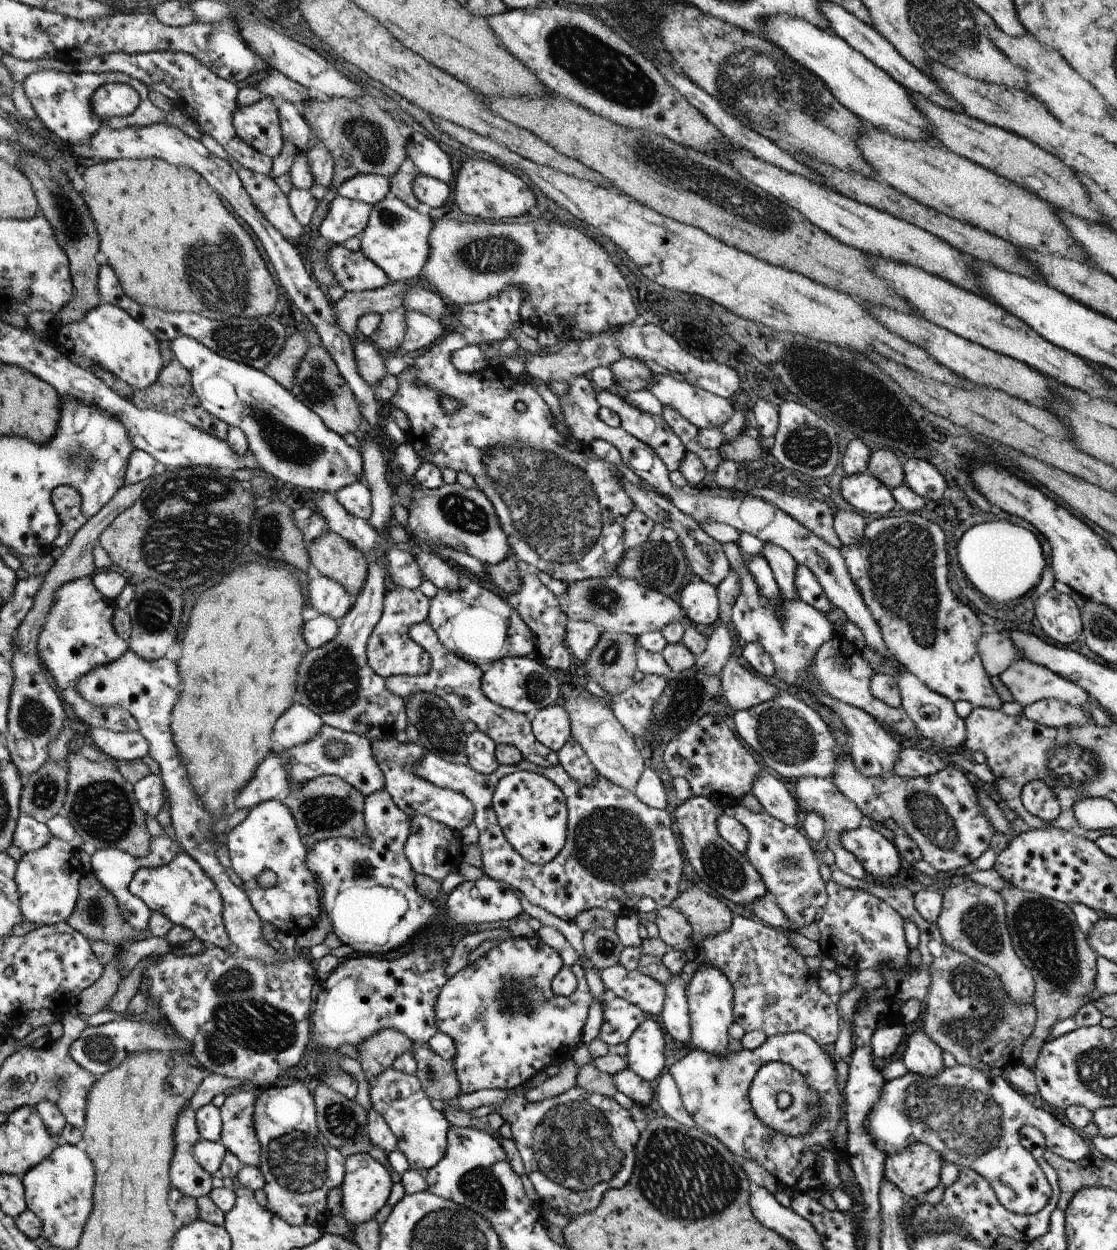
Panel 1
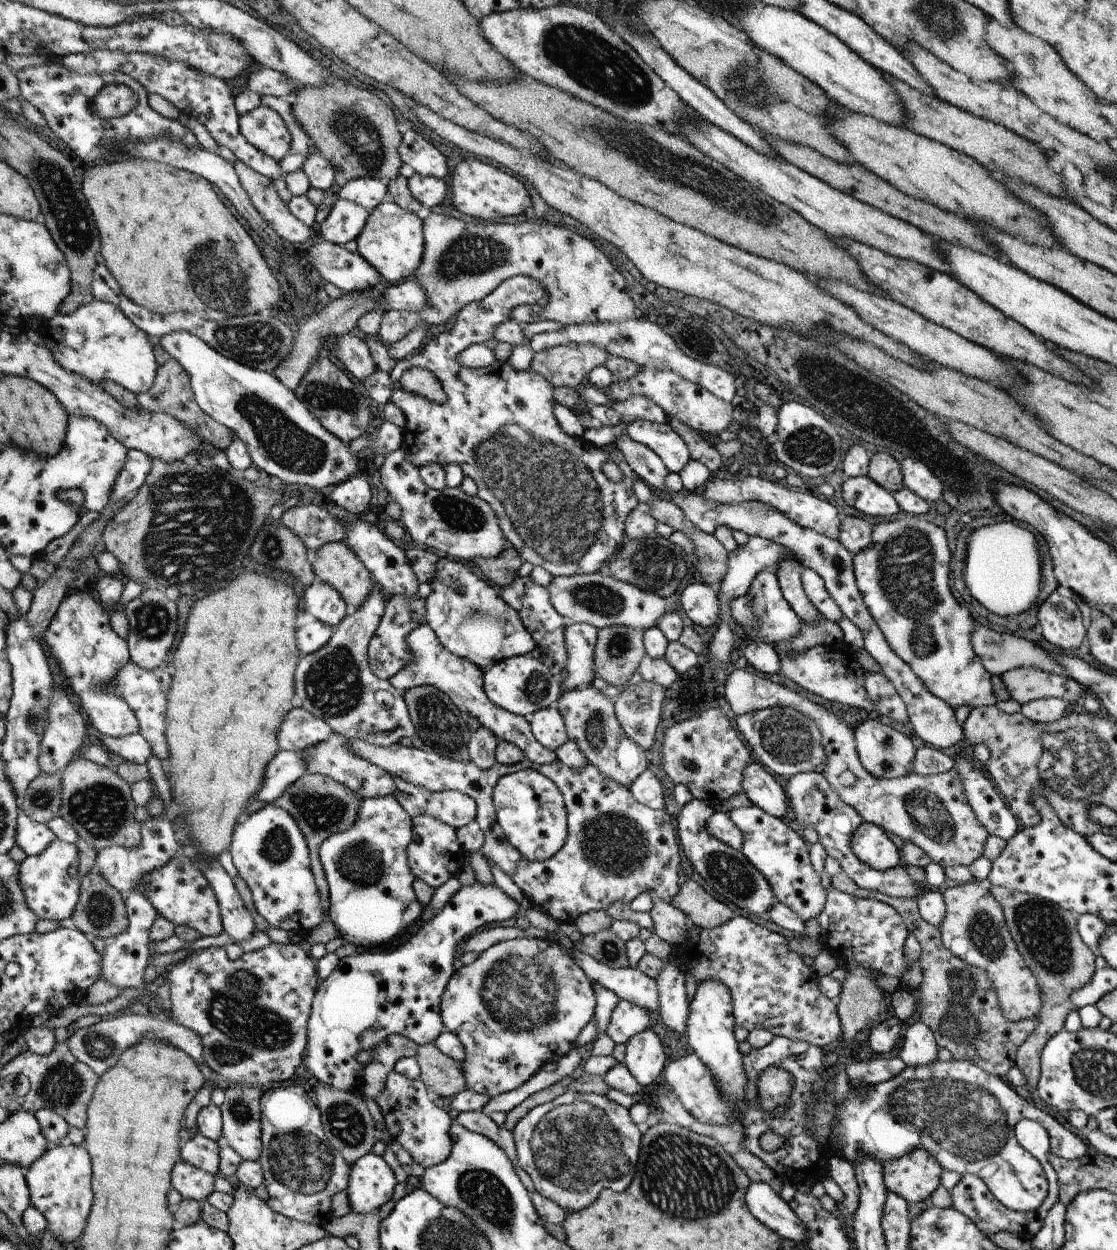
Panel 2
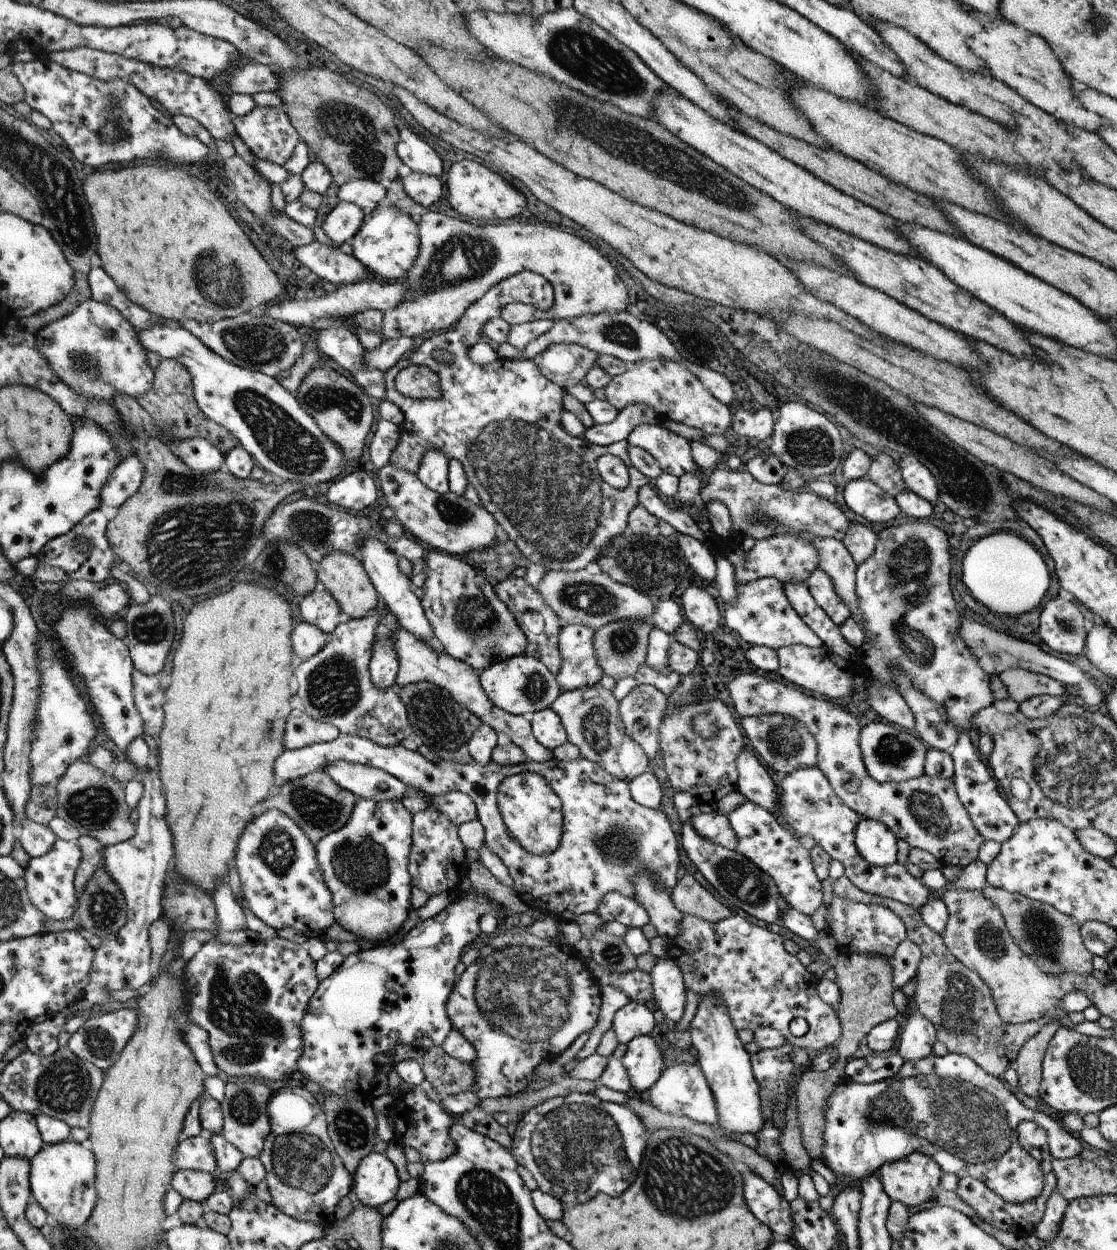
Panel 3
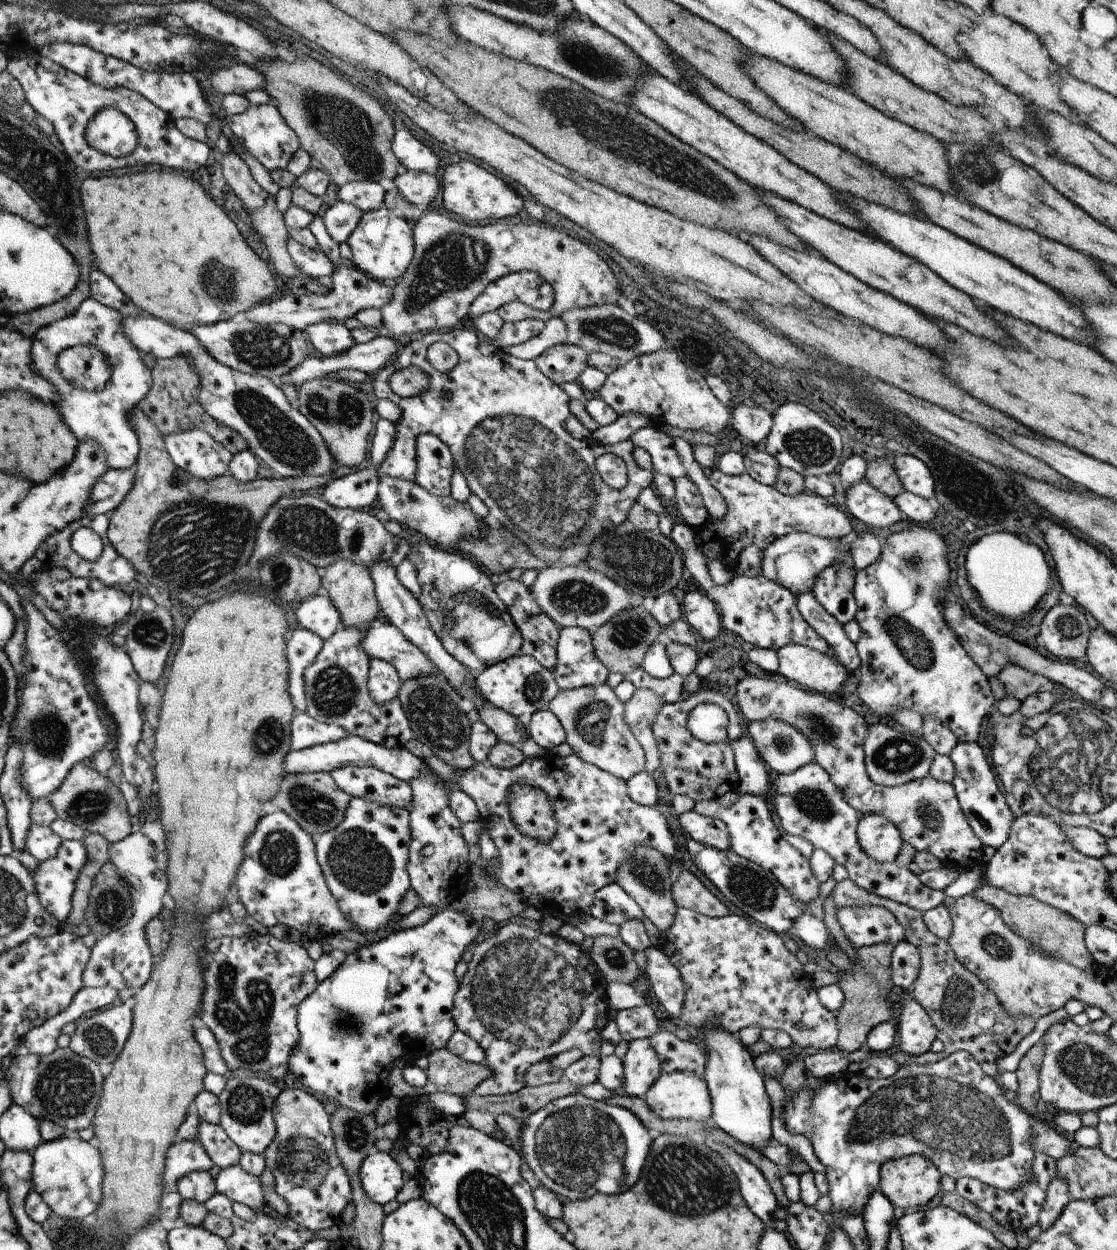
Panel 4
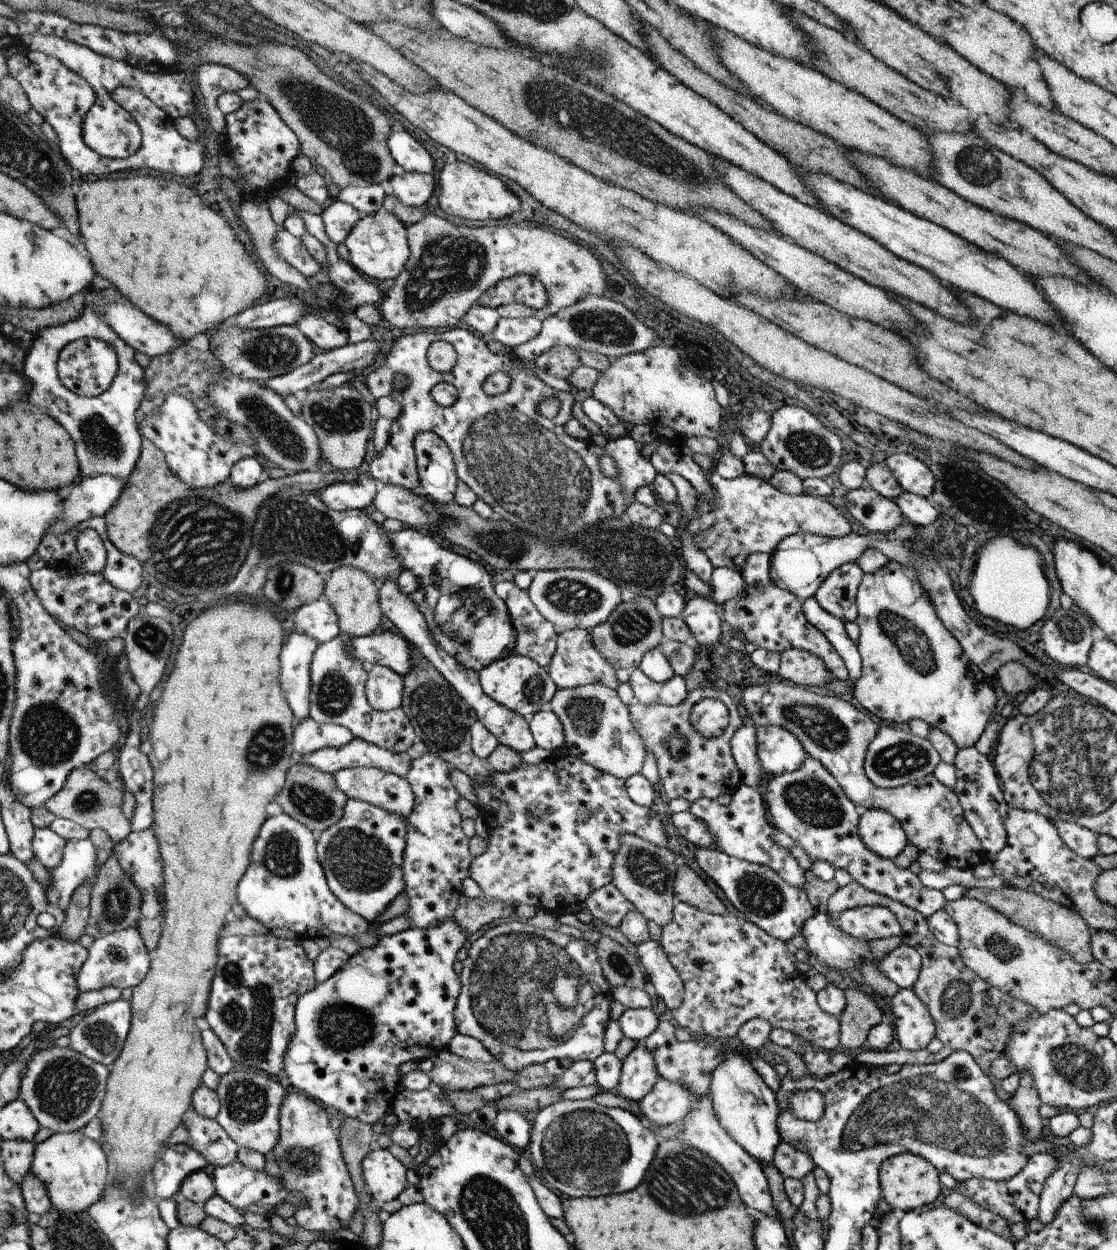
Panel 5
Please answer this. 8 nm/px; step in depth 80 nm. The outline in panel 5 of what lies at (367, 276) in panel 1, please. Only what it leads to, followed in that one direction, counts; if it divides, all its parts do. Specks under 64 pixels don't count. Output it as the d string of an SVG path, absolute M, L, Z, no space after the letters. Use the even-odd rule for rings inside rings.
M282 228L277 232L275 247L278 254L299 270L305 277L314 276L323 266L307 251L303 241L291 232Z

